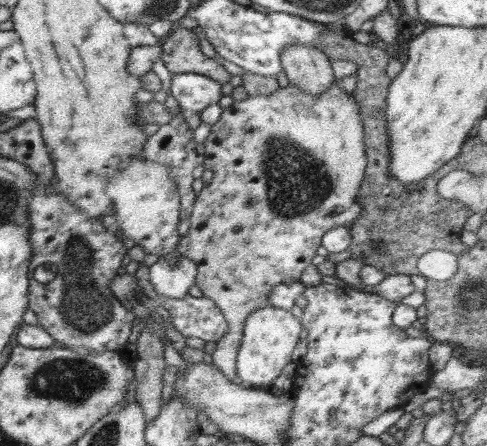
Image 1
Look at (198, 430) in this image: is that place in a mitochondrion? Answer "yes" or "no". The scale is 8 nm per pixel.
no

